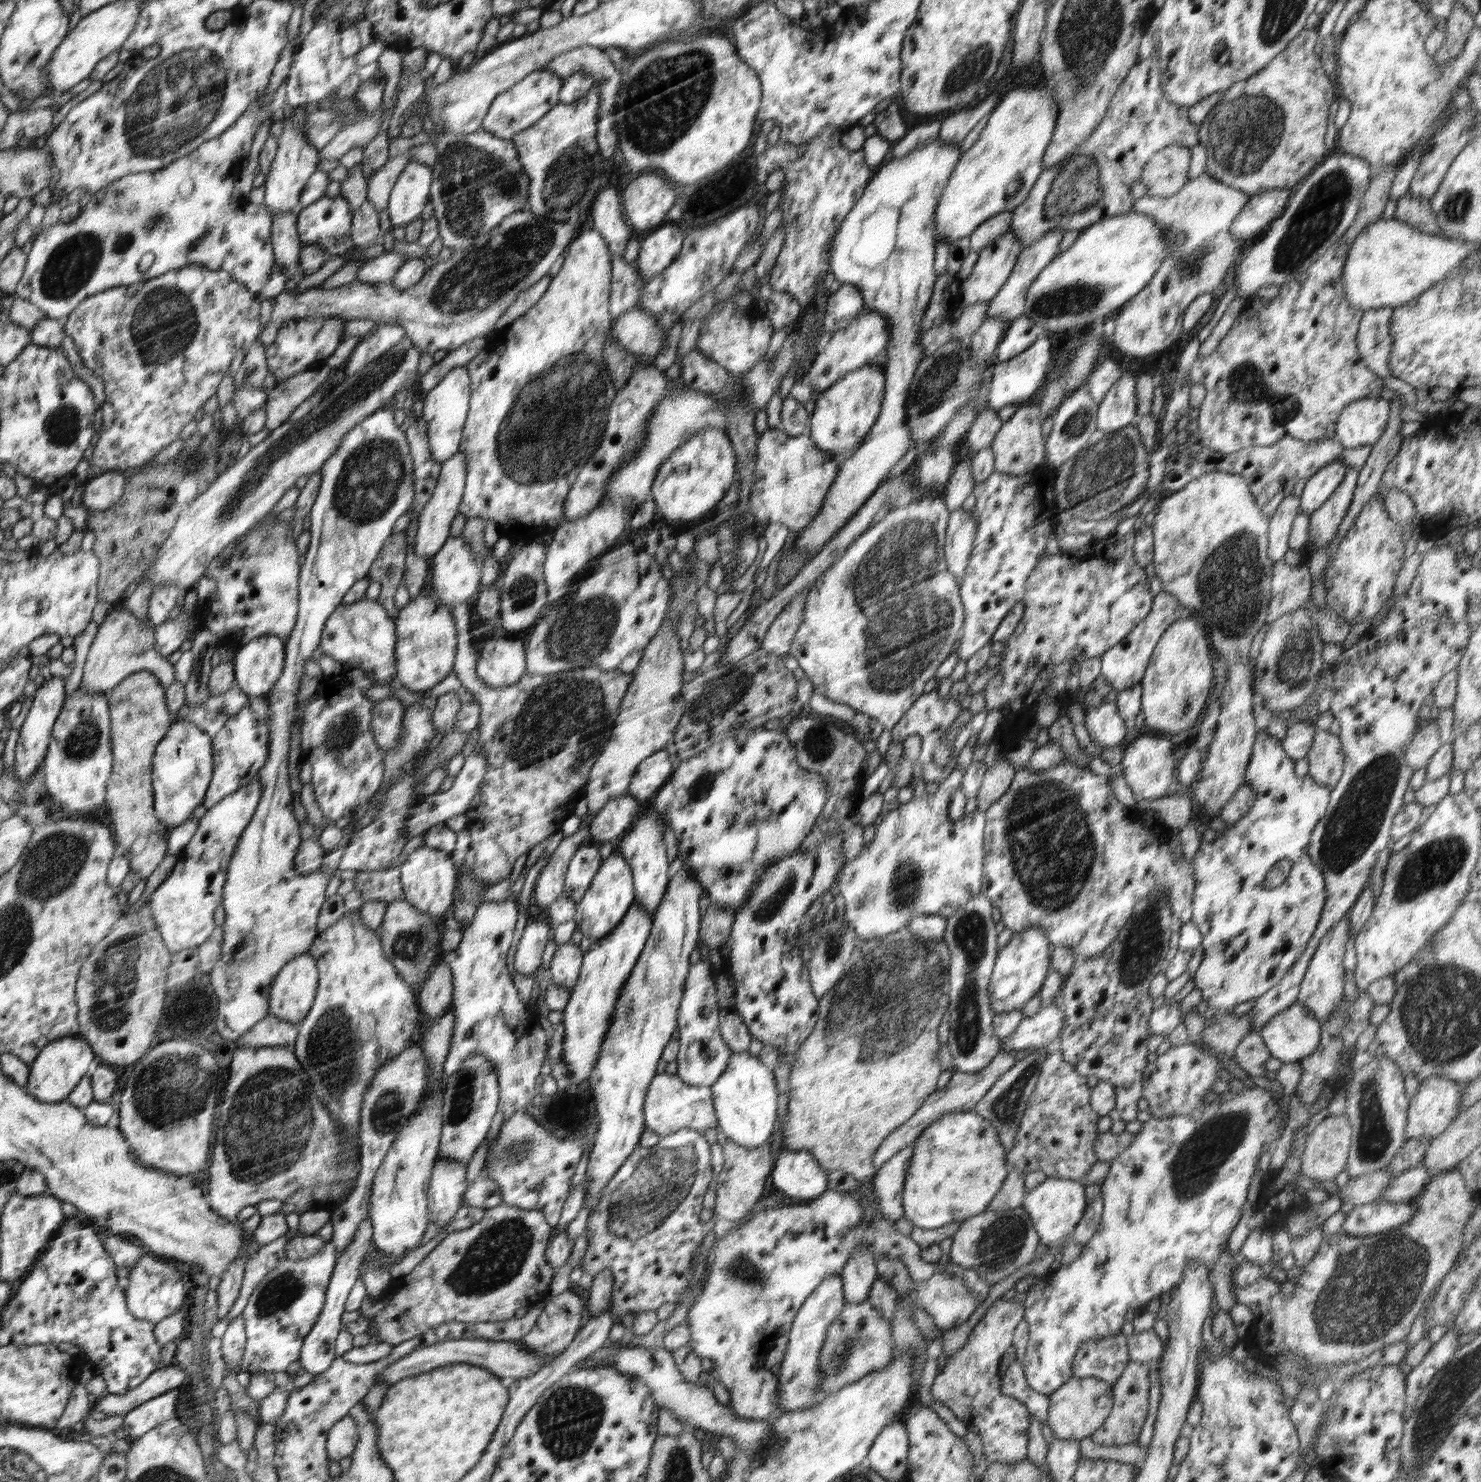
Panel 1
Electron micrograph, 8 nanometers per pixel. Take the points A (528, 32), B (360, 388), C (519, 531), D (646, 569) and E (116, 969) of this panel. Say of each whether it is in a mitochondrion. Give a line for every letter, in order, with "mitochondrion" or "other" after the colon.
A: other
B: mitochondrion
C: other
D: other
E: mitochondrion

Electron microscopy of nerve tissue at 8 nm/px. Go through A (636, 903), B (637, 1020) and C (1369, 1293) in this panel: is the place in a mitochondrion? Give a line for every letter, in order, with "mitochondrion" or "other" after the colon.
A: other
B: mitochondrion
C: mitochondrion

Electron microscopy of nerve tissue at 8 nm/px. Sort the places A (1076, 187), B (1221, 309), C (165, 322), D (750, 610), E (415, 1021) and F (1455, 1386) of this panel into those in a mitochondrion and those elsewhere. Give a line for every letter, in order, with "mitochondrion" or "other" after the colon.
A: mitochondrion
B: other
C: mitochondrion
D: other
E: other
F: mitochondrion

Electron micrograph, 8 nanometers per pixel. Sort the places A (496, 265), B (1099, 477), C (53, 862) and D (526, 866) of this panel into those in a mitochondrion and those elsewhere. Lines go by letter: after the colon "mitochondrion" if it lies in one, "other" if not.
A: mitochondrion
B: mitochondrion
C: mitochondrion
D: other

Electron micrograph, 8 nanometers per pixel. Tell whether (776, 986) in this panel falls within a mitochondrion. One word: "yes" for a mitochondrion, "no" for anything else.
no

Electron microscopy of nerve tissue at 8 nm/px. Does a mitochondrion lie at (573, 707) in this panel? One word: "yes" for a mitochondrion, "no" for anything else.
yes

